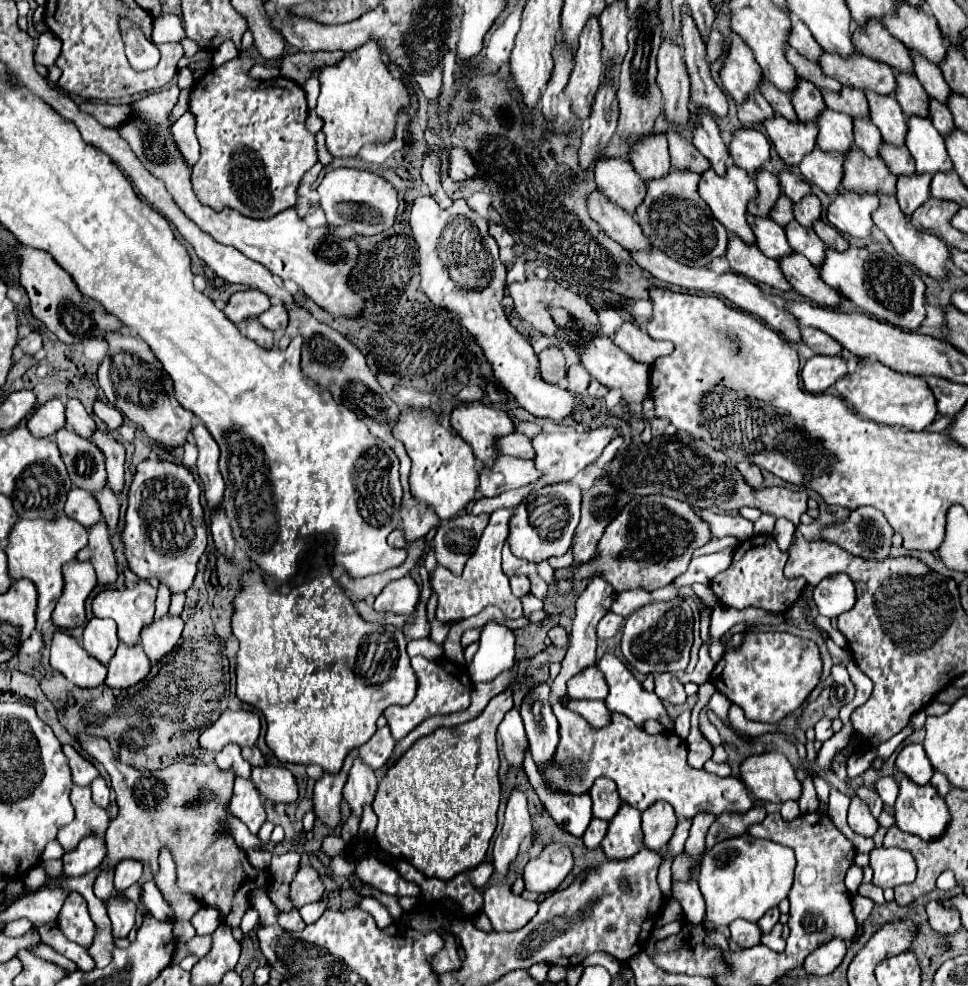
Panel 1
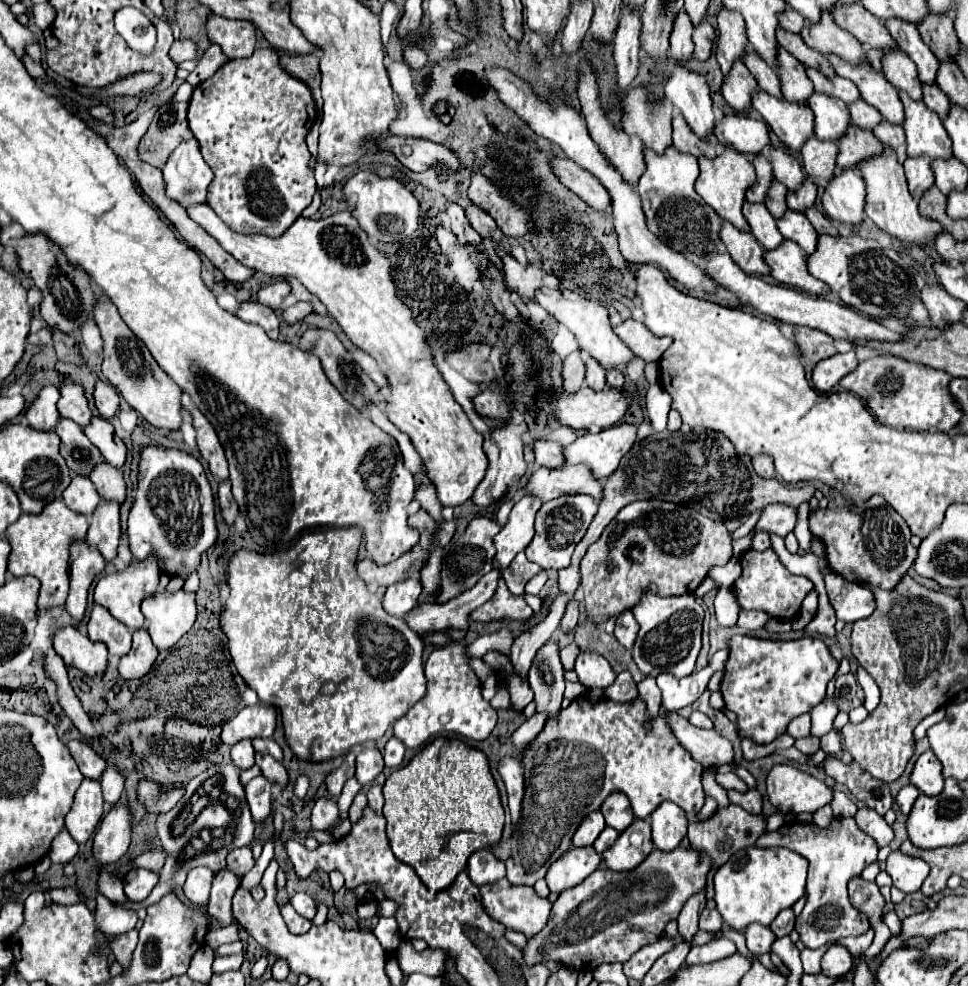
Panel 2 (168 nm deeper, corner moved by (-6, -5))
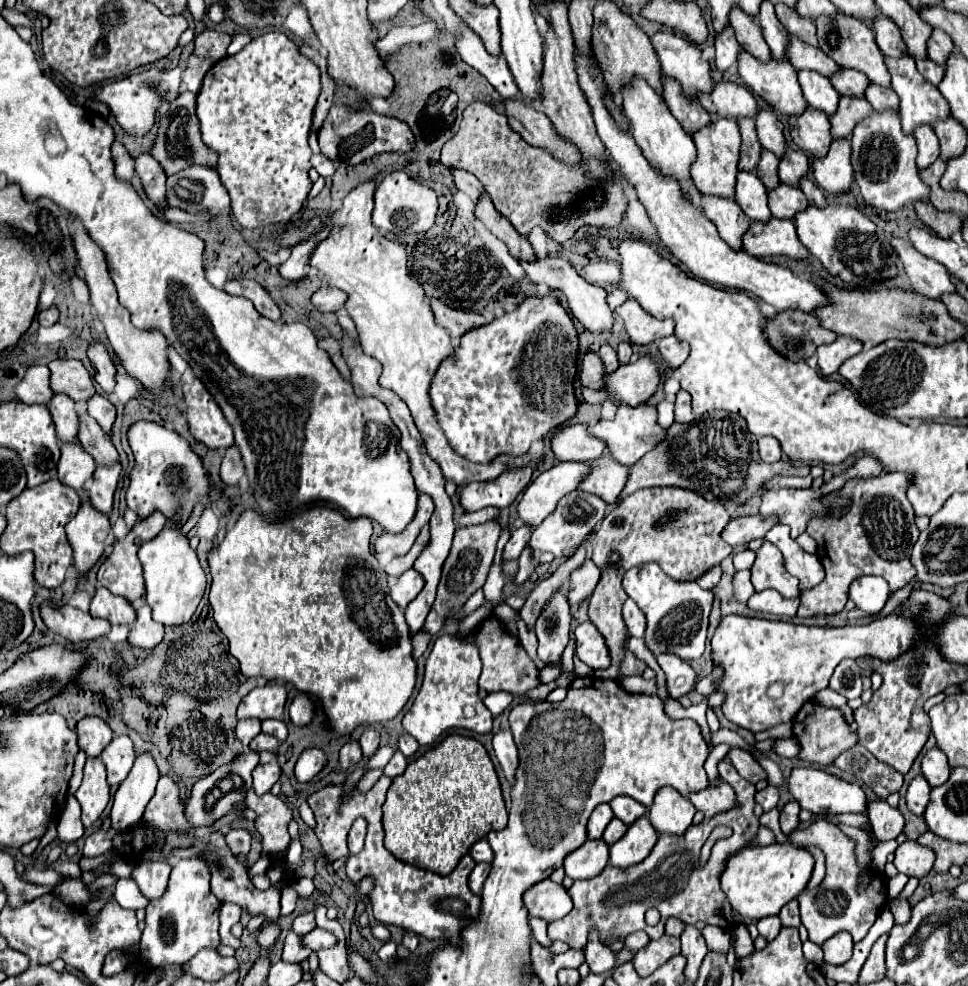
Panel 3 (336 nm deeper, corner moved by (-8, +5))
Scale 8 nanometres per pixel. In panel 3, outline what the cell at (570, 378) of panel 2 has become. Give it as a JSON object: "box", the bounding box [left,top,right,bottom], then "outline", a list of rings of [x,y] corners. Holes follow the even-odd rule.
{"box":[580,353,604,389],"outline":[[[586,353],[582,357],[582,367],[580,367],[580,381],[584,387],[590,389],[602,389],[604,387],[604,363],[596,353]]]}

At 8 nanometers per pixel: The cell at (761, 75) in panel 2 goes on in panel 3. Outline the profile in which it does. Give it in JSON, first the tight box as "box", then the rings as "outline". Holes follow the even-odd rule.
{"box":[730,5,772,61],"outline":[[[738,5],[732,7],[730,25],[734,27],[736,39],[738,39],[742,49],[752,53],[760,61],[768,61],[772,57],[770,49],[768,49],[768,45],[766,45],[766,41],[762,37],[762,29],[760,29],[758,21],[754,17],[748,17],[748,13],[744,13]]]}

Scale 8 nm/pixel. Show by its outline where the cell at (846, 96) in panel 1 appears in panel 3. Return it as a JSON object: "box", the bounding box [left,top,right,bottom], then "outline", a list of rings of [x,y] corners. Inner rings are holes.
{"box":[786,37,840,77],"outline":[[[788,37],[786,57],[794,65],[794,69],[812,69],[824,77],[830,77],[840,69],[822,49],[804,45],[804,41],[800,41],[798,37]]]}

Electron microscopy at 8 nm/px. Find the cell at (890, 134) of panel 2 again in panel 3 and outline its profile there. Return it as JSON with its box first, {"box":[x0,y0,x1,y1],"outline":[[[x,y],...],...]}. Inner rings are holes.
{"box":[866,85,898,111],"outline":[[[868,85],[866,89],[866,99],[868,103],[876,109],[876,111],[882,111],[882,109],[898,109],[898,95],[892,93],[892,89],[884,89],[880,85]]]}

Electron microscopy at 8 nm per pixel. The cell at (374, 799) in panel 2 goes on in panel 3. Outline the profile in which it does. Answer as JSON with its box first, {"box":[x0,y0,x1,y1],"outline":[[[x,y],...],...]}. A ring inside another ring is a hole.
{"box":[384,751,408,777],"outline":[[[396,751],[396,753],[394,753],[394,757],[390,759],[390,763],[384,767],[384,775],[394,777],[396,773],[404,773],[404,771],[406,771],[406,767],[408,767],[408,759],[404,757],[404,753]]]}

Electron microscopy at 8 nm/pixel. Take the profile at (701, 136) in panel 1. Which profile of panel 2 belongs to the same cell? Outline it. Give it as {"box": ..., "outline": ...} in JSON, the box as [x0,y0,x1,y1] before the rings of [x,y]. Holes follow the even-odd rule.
{"box":[666,65,714,143],"outline":[[[674,65],[666,81],[666,97],[680,109],[692,133],[704,143],[714,133],[714,109],[704,77],[692,73],[684,65]]]}

